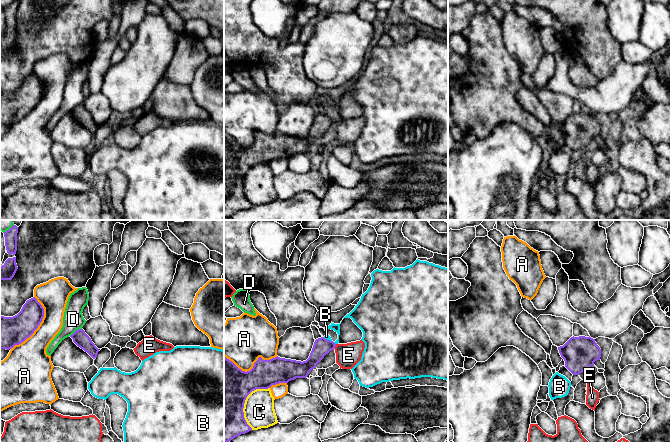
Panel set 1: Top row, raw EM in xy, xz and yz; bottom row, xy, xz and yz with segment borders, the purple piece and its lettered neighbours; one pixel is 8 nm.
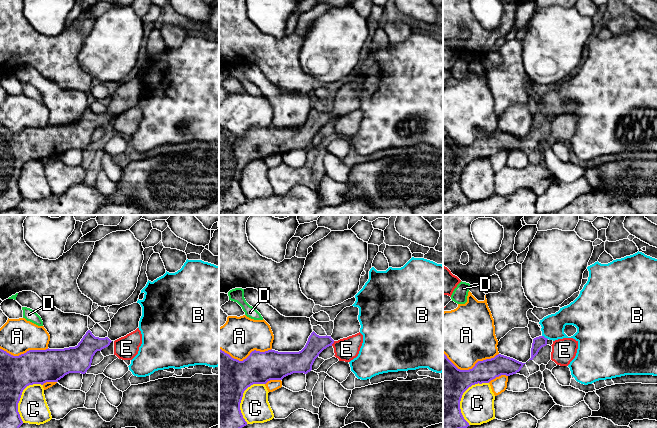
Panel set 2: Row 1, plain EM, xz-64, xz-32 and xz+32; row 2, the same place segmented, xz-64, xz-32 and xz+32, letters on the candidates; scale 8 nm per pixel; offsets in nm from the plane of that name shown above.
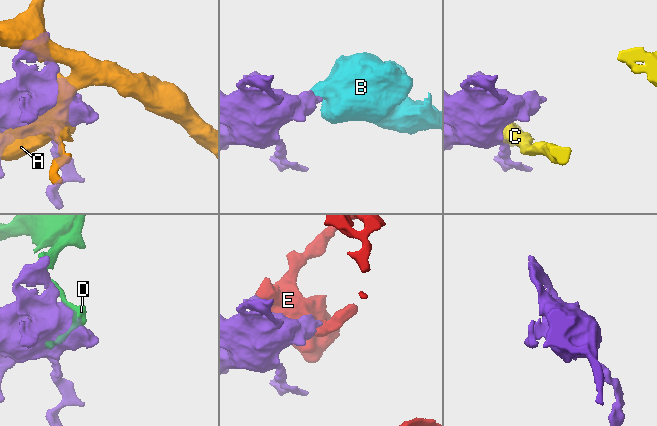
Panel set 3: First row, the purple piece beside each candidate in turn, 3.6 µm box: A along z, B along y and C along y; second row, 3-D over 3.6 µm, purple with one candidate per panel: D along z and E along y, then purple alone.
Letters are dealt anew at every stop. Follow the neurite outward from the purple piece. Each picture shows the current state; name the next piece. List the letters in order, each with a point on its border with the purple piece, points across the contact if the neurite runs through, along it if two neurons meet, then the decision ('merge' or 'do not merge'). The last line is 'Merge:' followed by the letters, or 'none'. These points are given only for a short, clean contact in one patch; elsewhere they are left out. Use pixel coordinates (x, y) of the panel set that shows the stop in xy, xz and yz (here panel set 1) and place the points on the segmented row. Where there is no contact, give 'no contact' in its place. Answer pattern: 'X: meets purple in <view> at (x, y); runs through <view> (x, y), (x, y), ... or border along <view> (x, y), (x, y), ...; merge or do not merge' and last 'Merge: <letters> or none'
A: meets purple in xy at (38, 325); do not merge
B: meets purple in xz at (334, 343); border along xz (333, 342), (335, 344); do not merge
C: meets purple in xz at (244, 402); do not merge
D: meets purple in xy at (75, 331); do not merge
E: meets purple in xz at (335, 345); do not merge
Merge: none

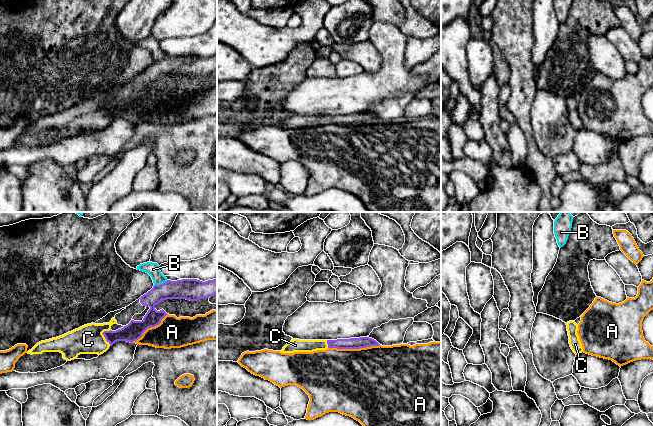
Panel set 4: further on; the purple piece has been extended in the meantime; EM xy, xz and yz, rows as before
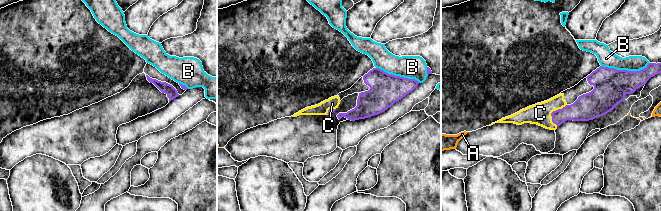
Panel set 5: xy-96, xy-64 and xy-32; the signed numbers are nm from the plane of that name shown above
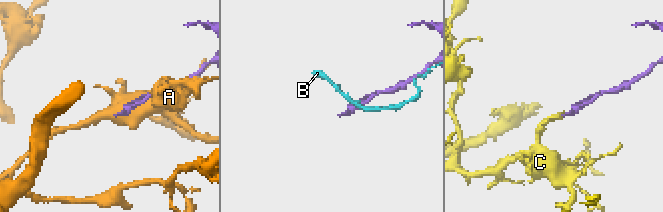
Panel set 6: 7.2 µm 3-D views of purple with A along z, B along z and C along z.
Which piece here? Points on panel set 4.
A: meets purple in xz at (353, 348); do not merge
B: meets purple in xy at (161, 284); border along xy (168, 280), (154, 285); do not merge
C: meets purple in xy at (105, 338); merge
Merge: C

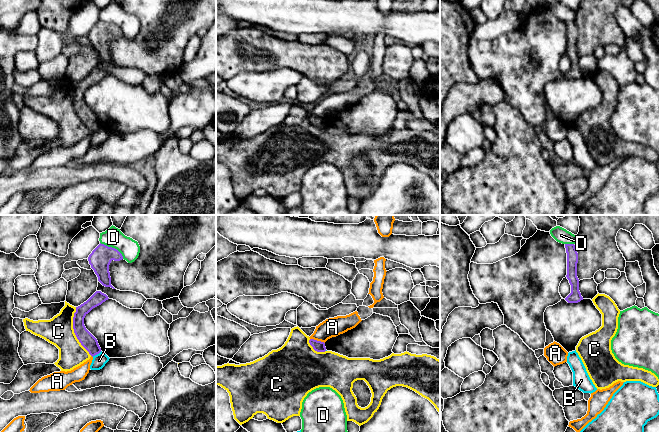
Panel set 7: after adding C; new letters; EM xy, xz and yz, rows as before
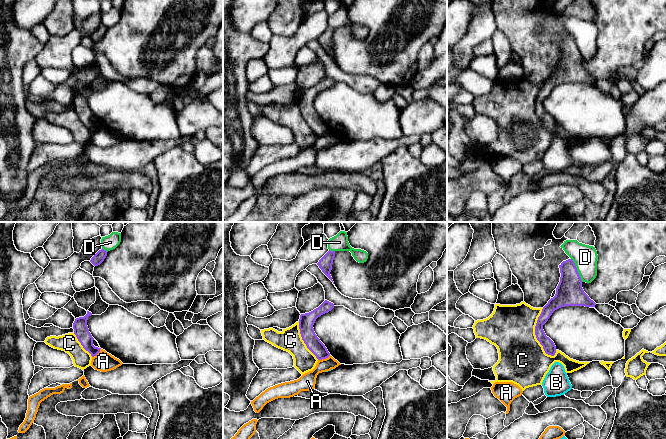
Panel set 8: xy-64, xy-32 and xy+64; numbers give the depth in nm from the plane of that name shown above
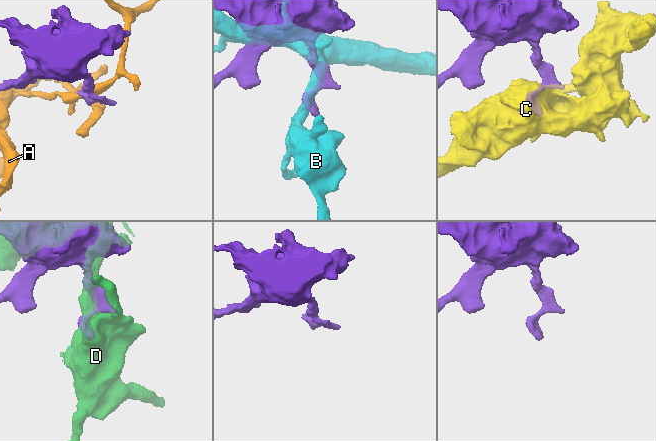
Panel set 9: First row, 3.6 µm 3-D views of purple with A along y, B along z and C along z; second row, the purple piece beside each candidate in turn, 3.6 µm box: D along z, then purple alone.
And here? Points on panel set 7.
A: meets purple in xz at (316, 340); border along xz (310, 338), (324, 343); do not merge
B: meets purple in xy at (96, 354); border along xy (101, 351), (92, 356); do not merge
C: meets purple in xy at (74, 331); do not merge
D: meets purple in xy at (113, 248); do not merge
Merge: none

